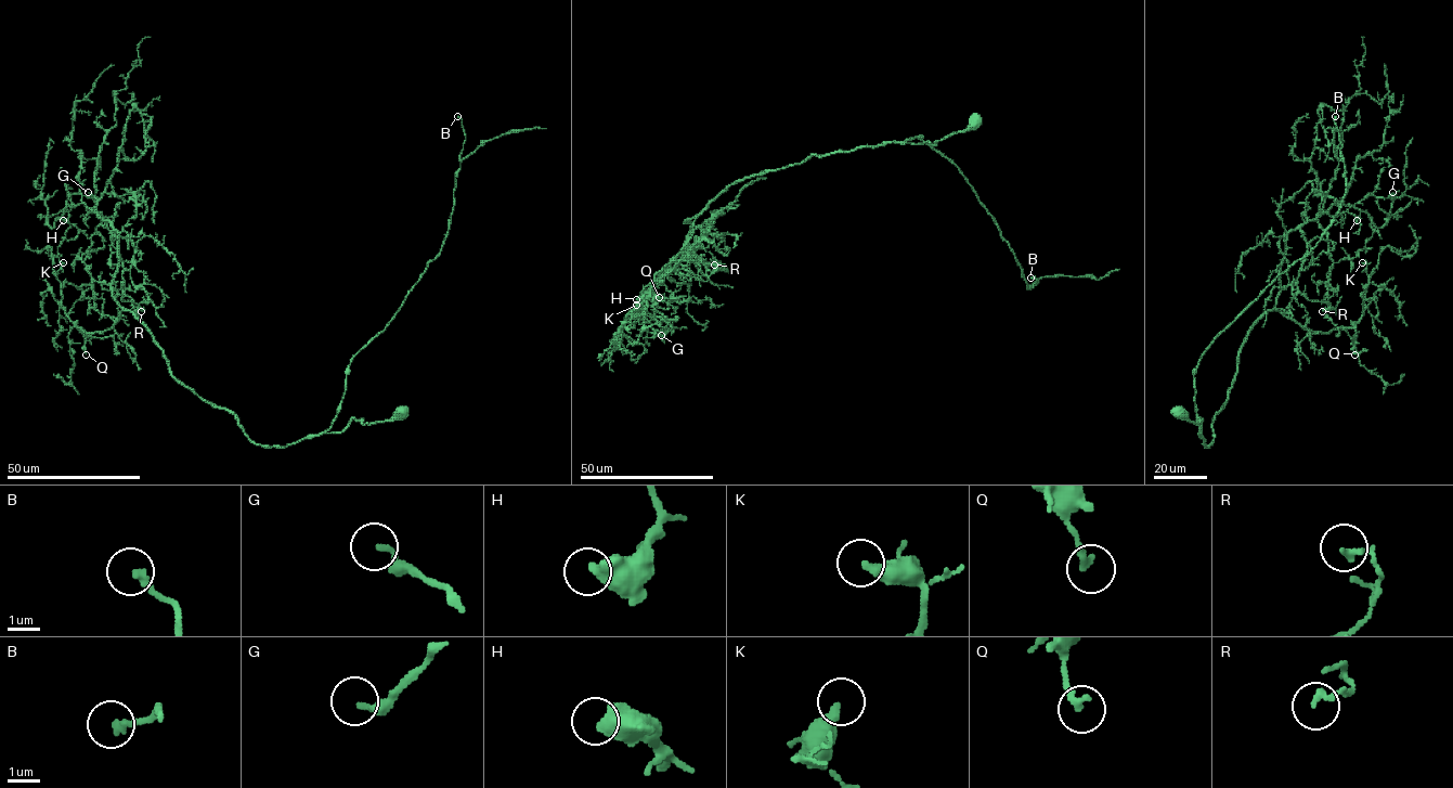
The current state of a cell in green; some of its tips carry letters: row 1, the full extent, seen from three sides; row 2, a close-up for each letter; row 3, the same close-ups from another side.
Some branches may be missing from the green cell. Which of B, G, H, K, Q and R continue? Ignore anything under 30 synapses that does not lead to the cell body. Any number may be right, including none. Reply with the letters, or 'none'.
none

